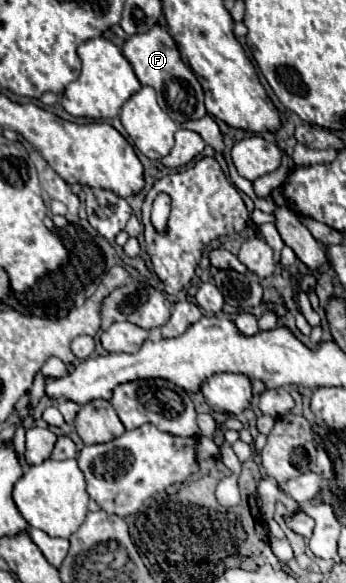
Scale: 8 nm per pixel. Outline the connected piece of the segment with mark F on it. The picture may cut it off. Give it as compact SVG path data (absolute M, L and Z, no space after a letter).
M155 25L149 33L143 35L133 35L125 41L123 45L123 55L131 63L137 79L141 85L149 85L157 91L157 103L159 107L175 121L175 123L185 123L185 121L195 121L207 115L207 109L203 105L203 89L193 75L193 71L181 61L179 49L171 35L167 33L165 27Z

